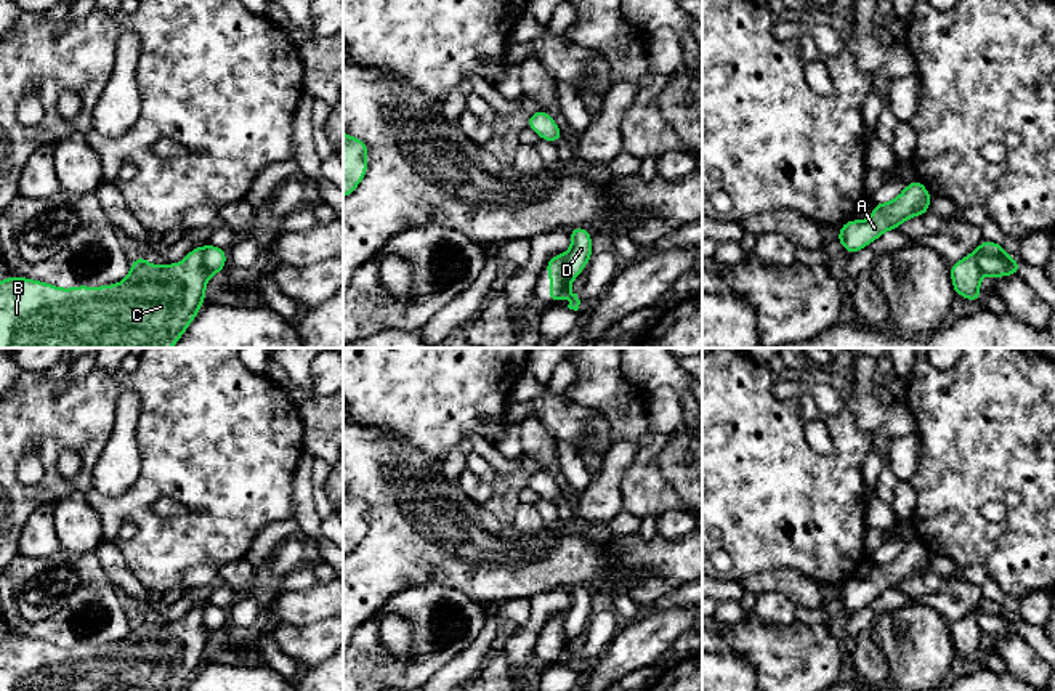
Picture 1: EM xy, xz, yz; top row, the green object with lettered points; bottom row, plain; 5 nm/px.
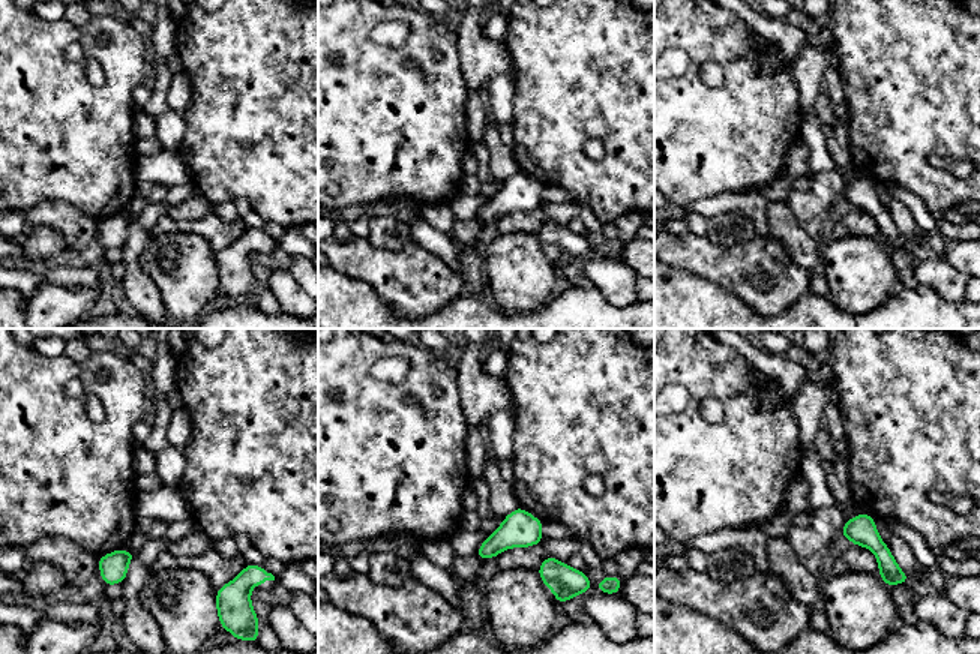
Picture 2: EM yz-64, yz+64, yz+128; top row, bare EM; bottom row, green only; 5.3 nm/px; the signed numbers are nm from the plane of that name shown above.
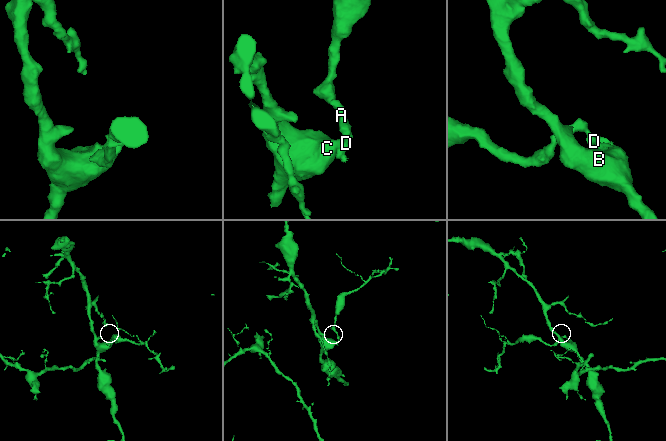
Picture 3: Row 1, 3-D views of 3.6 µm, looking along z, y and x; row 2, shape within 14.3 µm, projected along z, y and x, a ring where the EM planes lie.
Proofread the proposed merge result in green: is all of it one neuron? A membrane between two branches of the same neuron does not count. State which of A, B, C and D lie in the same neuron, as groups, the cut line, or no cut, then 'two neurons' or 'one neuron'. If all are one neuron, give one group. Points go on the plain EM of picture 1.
groups A D / B C; cut xz (568, 611), (563, 621), (563, 653); two neurons

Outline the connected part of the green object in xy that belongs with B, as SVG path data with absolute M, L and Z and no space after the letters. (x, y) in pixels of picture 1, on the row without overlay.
M204 606L176 624L152 625L138 616L122 641L103 646L59 648L11 635L0 640L0 691L184 691L205 662L212 635L204 625Z

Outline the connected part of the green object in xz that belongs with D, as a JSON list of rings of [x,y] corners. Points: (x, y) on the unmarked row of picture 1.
[[[585,587],[571,588],[571,608],[566,612],[563,622],[563,636],[564,636],[564,656],[572,661],[568,664],[569,669],[577,670],[580,659],[577,653],[569,649],[571,641],[582,632],[588,619],[592,617],[592,593]]]

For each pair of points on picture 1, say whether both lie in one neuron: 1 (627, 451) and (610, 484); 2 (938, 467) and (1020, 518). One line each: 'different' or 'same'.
1: same
2: same

